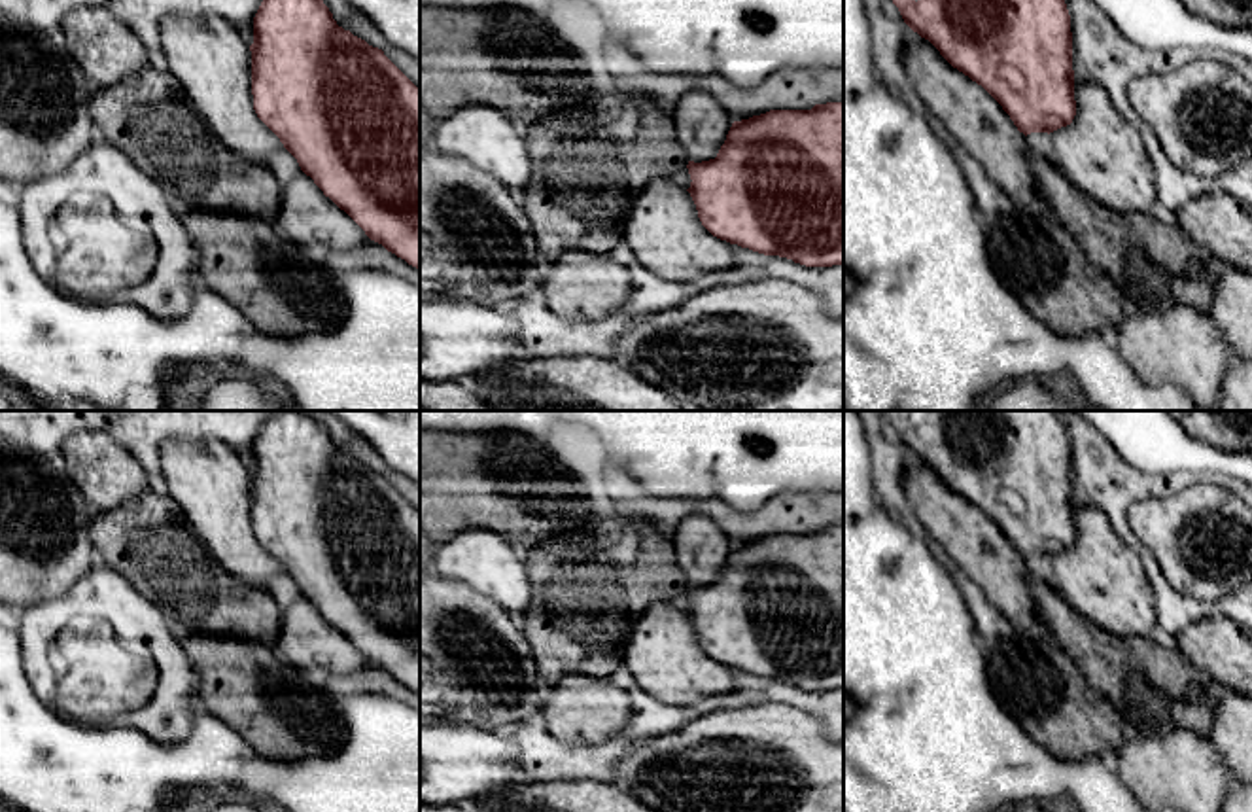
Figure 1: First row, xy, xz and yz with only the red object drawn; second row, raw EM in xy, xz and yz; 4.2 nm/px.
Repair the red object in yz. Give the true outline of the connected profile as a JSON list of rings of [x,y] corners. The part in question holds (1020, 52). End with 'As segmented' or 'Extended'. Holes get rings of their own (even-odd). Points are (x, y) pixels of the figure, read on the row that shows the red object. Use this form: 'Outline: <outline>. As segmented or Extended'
Outline: [[[893,0],[904,23],[982,85],[1025,136],[1053,132],[1076,115],[1072,32],[1065,0]]]. As segmented

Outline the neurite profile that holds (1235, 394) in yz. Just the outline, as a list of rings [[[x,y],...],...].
[[[1233,360],[1224,375],[1220,411],[1252,411],[1252,360]]]

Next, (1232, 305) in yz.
[[[1224,265],[1212,305],[1212,322],[1224,333],[1231,352],[1252,360],[1252,273]]]

